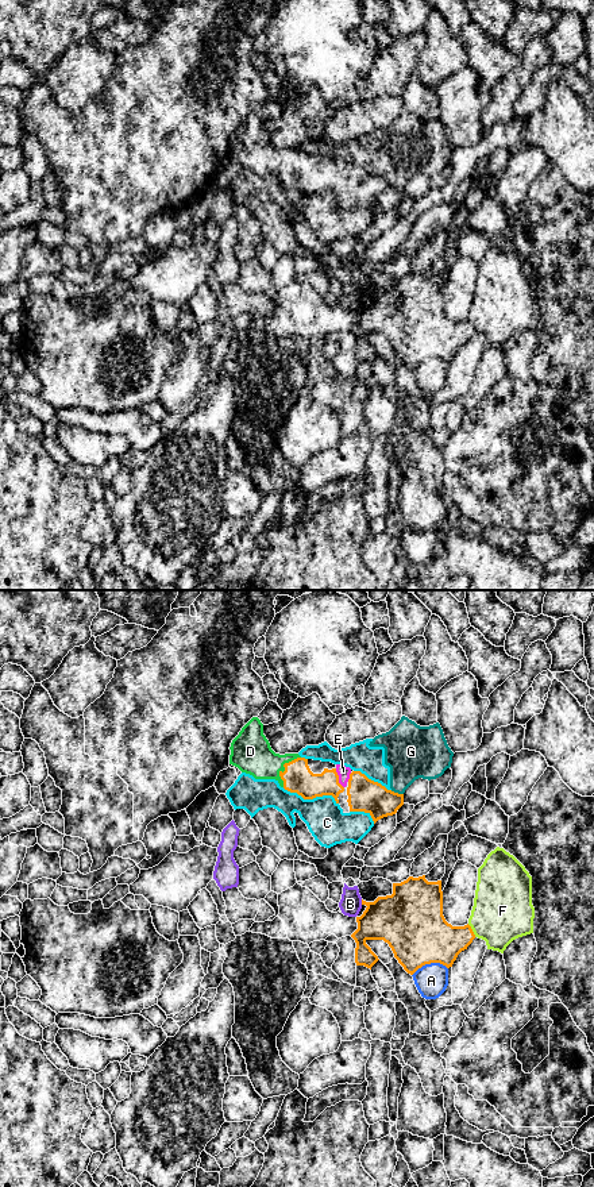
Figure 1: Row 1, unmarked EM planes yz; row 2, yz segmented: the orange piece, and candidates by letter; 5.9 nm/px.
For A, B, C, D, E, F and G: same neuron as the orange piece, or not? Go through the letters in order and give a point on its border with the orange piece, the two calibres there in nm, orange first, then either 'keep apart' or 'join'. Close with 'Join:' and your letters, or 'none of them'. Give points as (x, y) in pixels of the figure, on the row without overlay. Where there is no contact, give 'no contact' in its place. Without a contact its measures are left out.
A: yz (429, 358) | 380/190 nm | keep apart
B: yz (362, 297) | 320/130 nm | keep apart
C: yz (311, 193) | 180/240 nm | keep apart
D: yz (285, 164) | 180/240 nm | join
E: yz (338, 173) | 180/70 nm | join
F: yz (471, 326) | 280/360 nm | keep apart
G: yz (397, 188) | 190/300 nm | keep apart
Join: D, E

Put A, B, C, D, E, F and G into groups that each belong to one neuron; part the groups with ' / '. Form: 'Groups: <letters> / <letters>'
Groups: A / B / C G / D E / F

